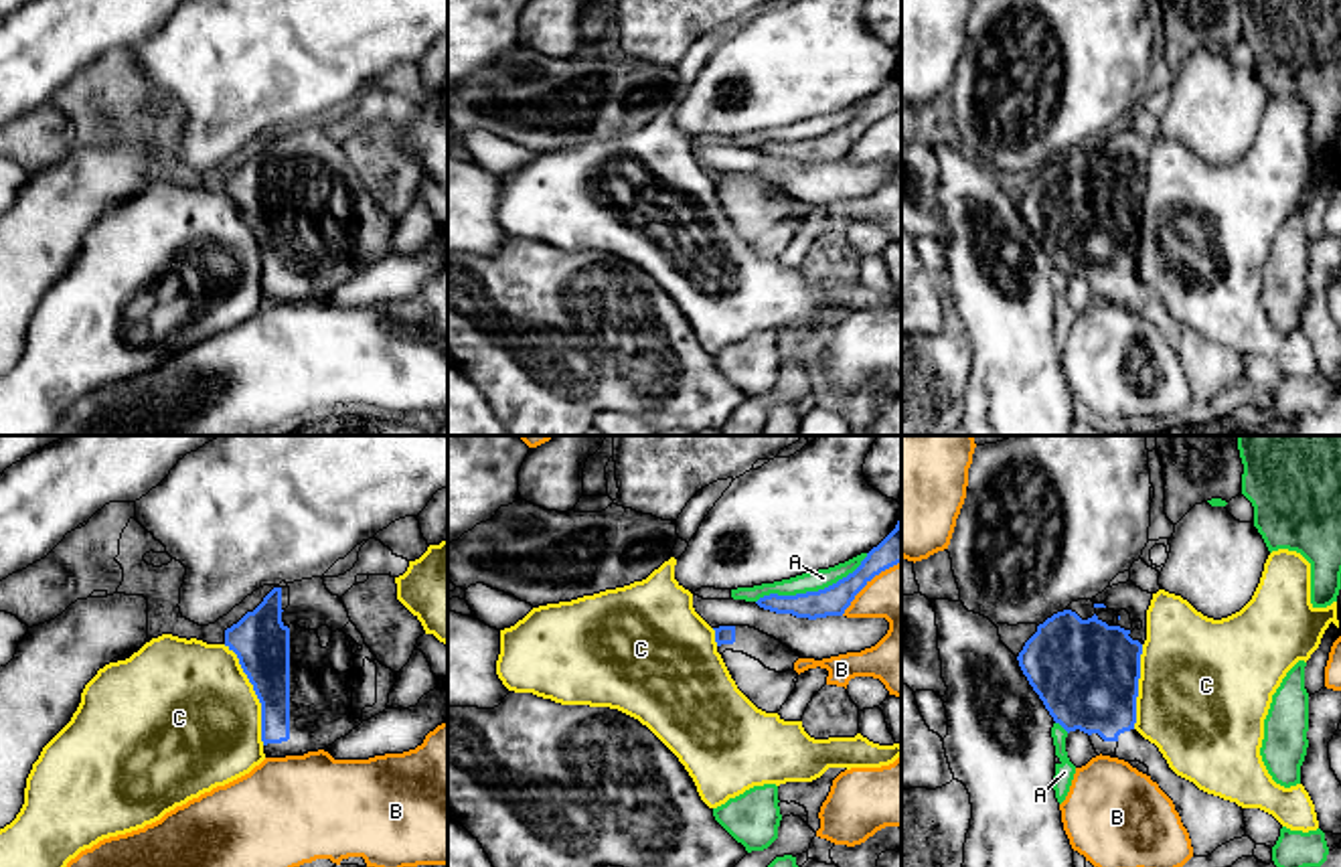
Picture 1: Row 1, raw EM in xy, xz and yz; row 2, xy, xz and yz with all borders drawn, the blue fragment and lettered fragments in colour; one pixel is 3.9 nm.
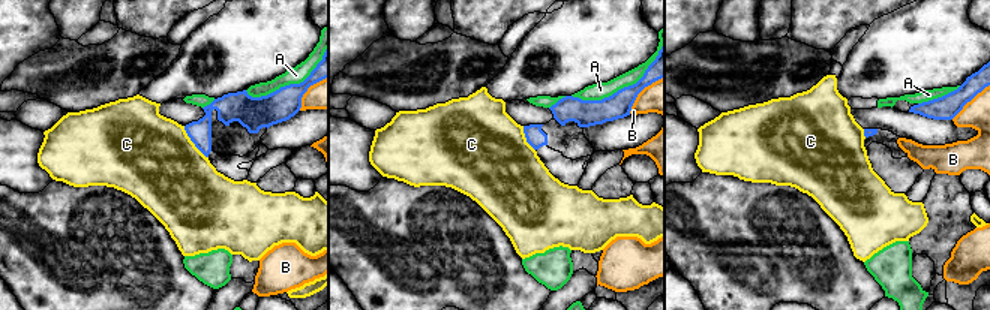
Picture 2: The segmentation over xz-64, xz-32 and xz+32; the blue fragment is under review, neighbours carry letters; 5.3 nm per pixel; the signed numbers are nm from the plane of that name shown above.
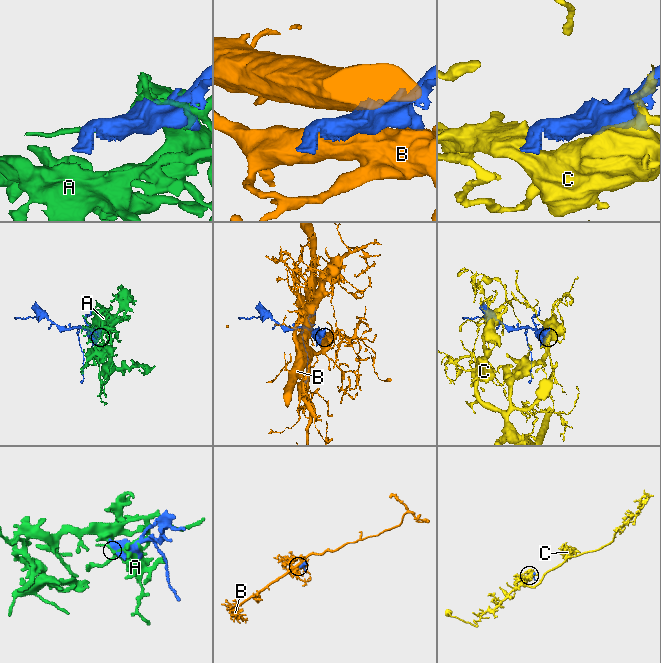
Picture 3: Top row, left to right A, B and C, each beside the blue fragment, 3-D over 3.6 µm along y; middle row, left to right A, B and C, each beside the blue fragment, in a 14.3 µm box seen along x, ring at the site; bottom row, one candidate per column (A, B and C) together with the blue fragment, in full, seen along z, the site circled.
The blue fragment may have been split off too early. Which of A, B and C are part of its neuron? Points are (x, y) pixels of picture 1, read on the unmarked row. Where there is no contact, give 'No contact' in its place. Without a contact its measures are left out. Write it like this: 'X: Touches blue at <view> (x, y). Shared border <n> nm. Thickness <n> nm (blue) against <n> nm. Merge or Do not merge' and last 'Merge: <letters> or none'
A: Touches blue at xz (813, 138). Shared border 480 nm. Thickness 120 nm (blue) against 80 nm. Do not merge
B: Touches blue at xz (865, 130). Shared border 320 nm. Thickness 140 nm (blue) against 220 nm. Do not merge
C: Touches blue at xy (256, 240). Shared border 440 nm. Thickness 220 nm (blue) against 500 nm. Do not merge
Merge: none

